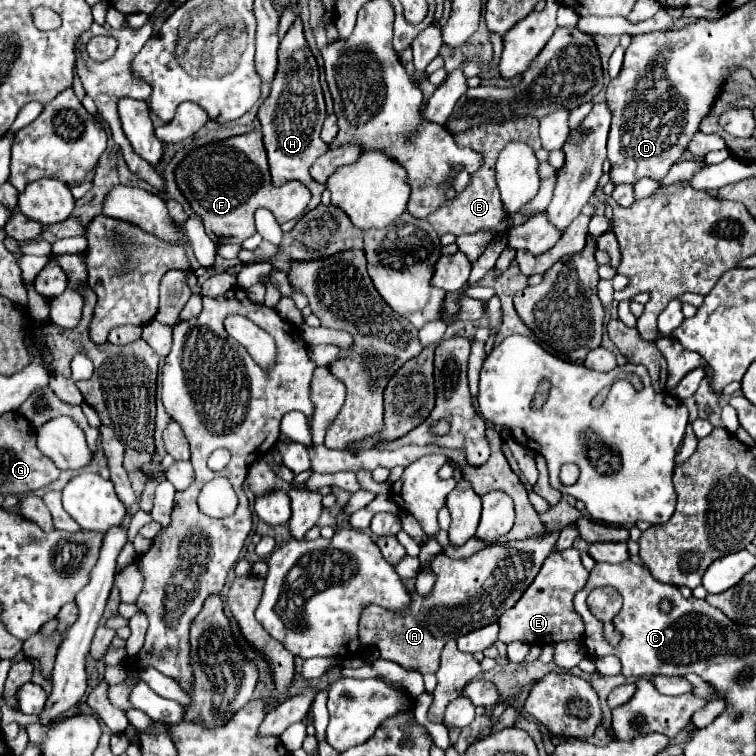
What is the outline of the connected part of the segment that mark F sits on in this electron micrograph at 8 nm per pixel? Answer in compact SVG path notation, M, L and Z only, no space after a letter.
M252 130L248 134L224 138L210 142L206 146L198 146L186 154L186 158L174 170L176 186L186 196L194 214L206 222L206 232L216 240L242 244L246 238L254 234L254 212L264 206L272 210L280 224L300 216L306 210L310 199L310 191L298 181L291 181L284 186L274 186L270 180L268 158L262 144L262 132Z

